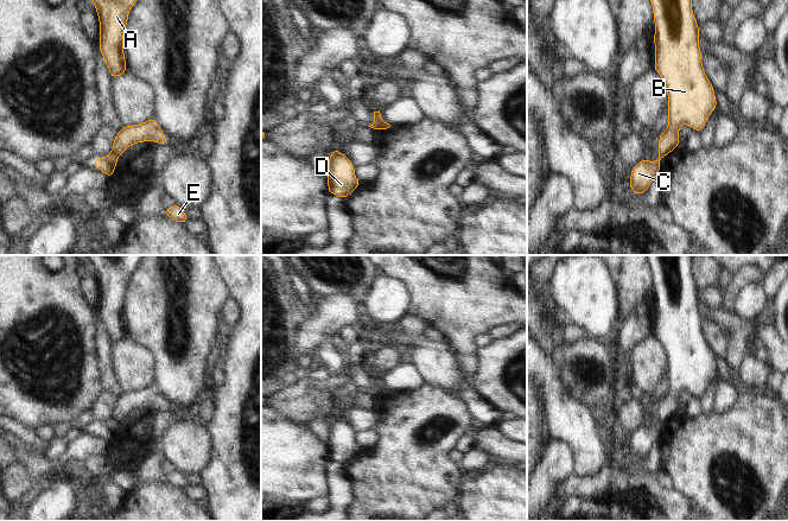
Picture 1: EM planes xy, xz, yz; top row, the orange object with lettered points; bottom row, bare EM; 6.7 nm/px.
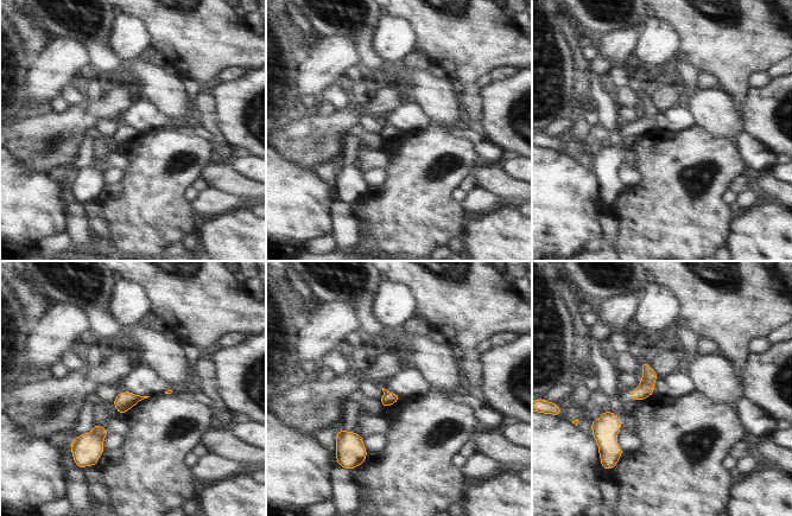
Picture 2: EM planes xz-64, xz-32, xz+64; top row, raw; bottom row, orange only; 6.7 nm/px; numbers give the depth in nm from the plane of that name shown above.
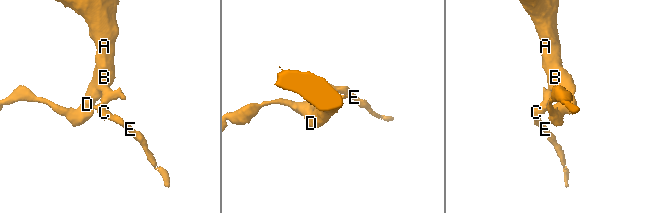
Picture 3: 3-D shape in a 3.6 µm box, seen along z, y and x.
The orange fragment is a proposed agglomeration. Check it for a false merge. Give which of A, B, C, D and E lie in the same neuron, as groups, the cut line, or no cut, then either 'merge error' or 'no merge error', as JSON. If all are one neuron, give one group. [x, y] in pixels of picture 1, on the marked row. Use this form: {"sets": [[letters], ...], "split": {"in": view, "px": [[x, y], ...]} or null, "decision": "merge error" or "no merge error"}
{"sets": [["A", "B", "D"], ["C", "E"]], "split": {"in": "xy", "px": [[112, 151], [116, 158]]}, "decision": "merge error"}

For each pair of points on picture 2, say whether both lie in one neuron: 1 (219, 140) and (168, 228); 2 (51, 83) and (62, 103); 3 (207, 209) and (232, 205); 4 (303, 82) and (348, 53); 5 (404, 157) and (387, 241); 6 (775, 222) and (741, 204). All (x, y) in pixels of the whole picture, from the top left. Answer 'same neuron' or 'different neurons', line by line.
1: different neurons
2: different neurons
3: same neuron
4: same neuron
5: same neuron
6: different neurons

